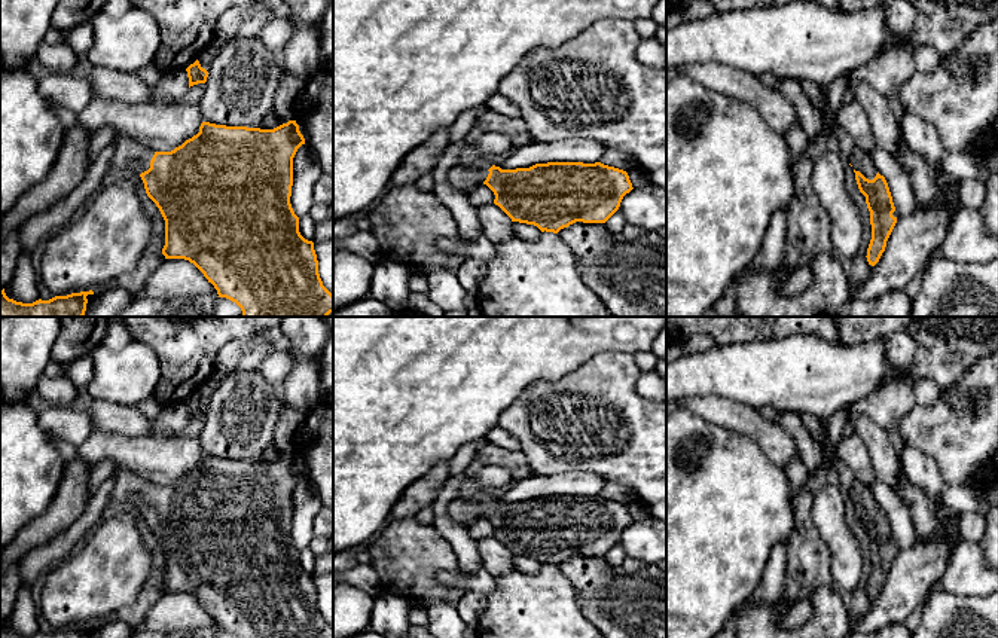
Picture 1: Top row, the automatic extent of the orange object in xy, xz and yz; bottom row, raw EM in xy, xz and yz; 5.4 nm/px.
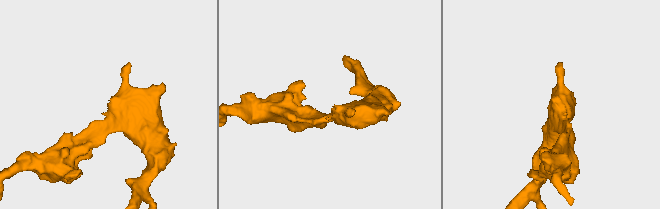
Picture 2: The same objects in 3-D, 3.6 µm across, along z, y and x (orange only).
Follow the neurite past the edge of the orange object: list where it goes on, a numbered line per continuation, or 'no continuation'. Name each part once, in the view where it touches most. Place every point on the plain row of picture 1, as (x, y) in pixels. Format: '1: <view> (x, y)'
1: xy (130, 488)

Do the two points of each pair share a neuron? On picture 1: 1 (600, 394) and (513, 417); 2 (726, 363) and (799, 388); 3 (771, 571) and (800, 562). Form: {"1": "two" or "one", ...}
{"1": "one", "2": "one", "3": "two"}

